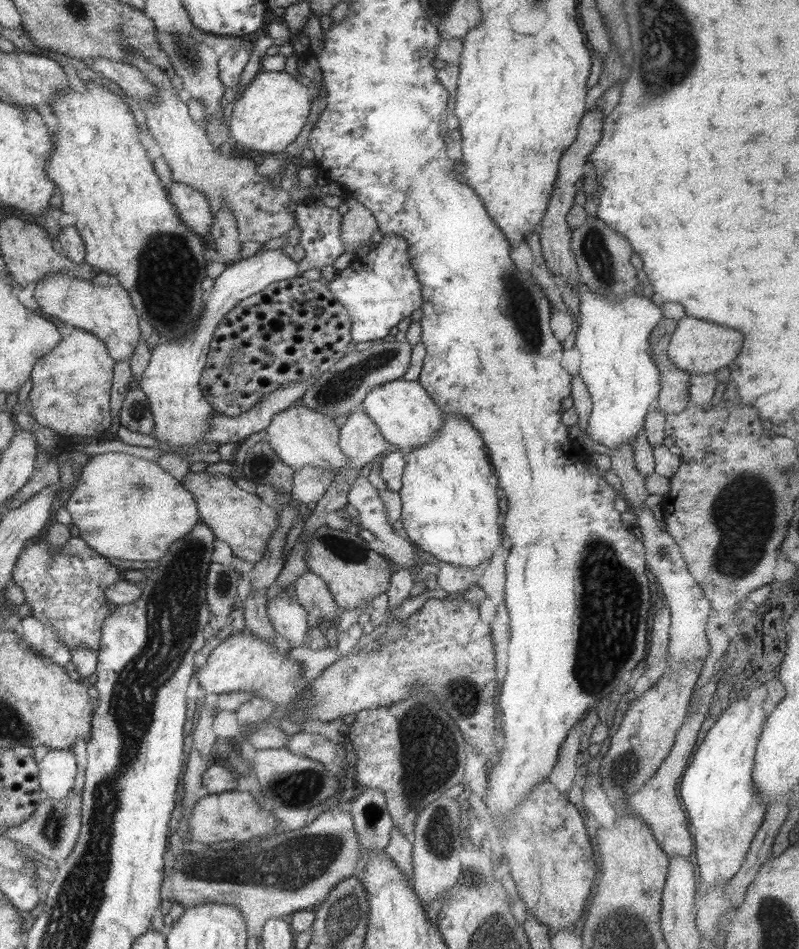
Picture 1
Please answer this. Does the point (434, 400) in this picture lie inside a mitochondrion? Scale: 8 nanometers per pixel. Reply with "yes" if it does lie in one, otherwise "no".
no

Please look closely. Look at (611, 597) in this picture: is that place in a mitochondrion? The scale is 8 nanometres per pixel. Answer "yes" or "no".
yes

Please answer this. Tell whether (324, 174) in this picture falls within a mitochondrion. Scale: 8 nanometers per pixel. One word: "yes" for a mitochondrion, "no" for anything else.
no

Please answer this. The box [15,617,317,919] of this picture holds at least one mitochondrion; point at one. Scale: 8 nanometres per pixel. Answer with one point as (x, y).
(52, 827)

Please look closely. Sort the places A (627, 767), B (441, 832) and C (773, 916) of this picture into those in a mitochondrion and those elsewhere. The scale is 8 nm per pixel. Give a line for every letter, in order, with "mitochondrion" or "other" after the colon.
A: mitochondrion
B: mitochondrion
C: mitochondrion

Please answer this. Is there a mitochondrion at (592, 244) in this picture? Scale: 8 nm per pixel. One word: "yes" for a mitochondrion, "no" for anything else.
yes

